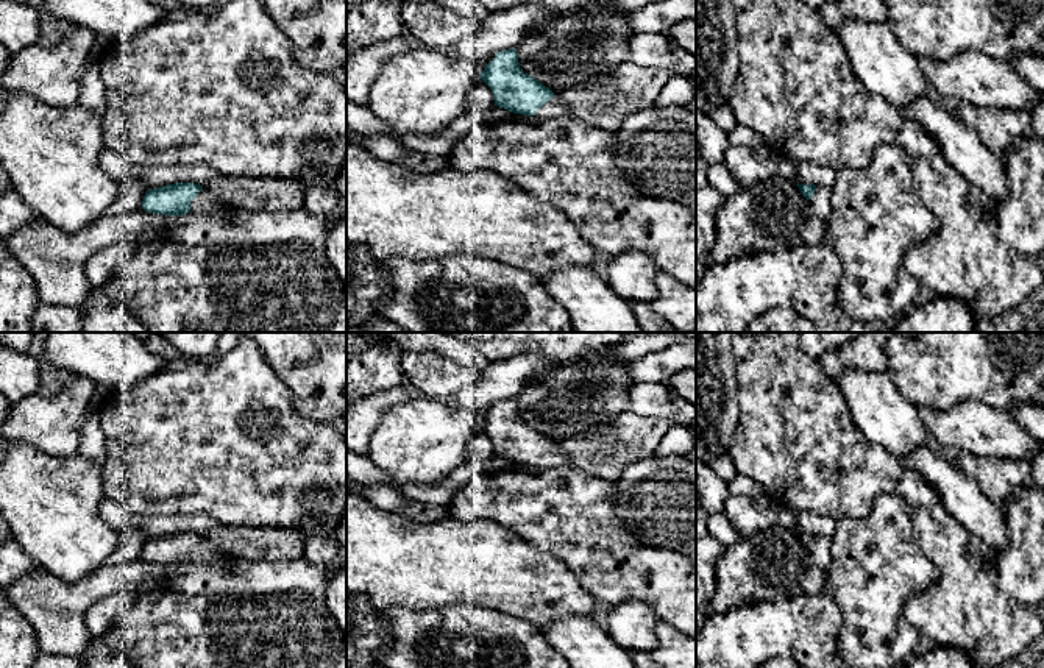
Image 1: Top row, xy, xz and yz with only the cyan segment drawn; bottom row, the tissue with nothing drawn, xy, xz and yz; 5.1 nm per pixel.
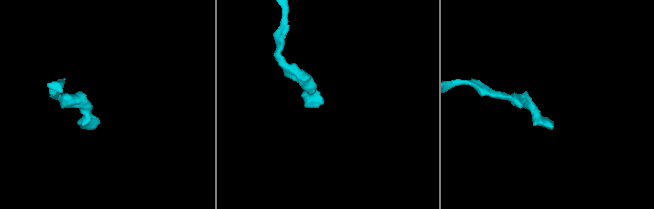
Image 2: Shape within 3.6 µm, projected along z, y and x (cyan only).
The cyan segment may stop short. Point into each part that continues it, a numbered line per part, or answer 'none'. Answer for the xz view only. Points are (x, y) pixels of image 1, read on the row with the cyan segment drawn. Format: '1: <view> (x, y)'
1: xz (554, 108)

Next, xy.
1: xy (205, 202)

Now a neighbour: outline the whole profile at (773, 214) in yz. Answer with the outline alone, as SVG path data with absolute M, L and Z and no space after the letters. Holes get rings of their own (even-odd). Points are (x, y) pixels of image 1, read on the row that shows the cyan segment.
M771 176L740 187L726 198L716 215L718 236L712 264L757 253L776 253L799 245L824 242L826 225L793 179Z

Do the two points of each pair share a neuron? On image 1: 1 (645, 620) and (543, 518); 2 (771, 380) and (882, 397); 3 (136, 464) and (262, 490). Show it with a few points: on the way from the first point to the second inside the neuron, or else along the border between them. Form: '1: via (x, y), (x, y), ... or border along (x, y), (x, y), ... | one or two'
1: border along (612, 604), (642, 600), (657, 620) | two
2: border along (835, 383), (854, 425) | two
3: via (167, 464), (231, 464) | one

